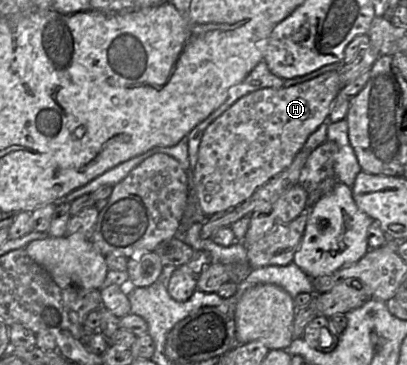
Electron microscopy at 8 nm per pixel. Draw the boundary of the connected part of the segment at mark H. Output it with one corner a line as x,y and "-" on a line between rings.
336,70
303,83
263,88
237,100
204,131
193,169
199,204
206,216
232,208
288,168
308,137
328,121
341,89

